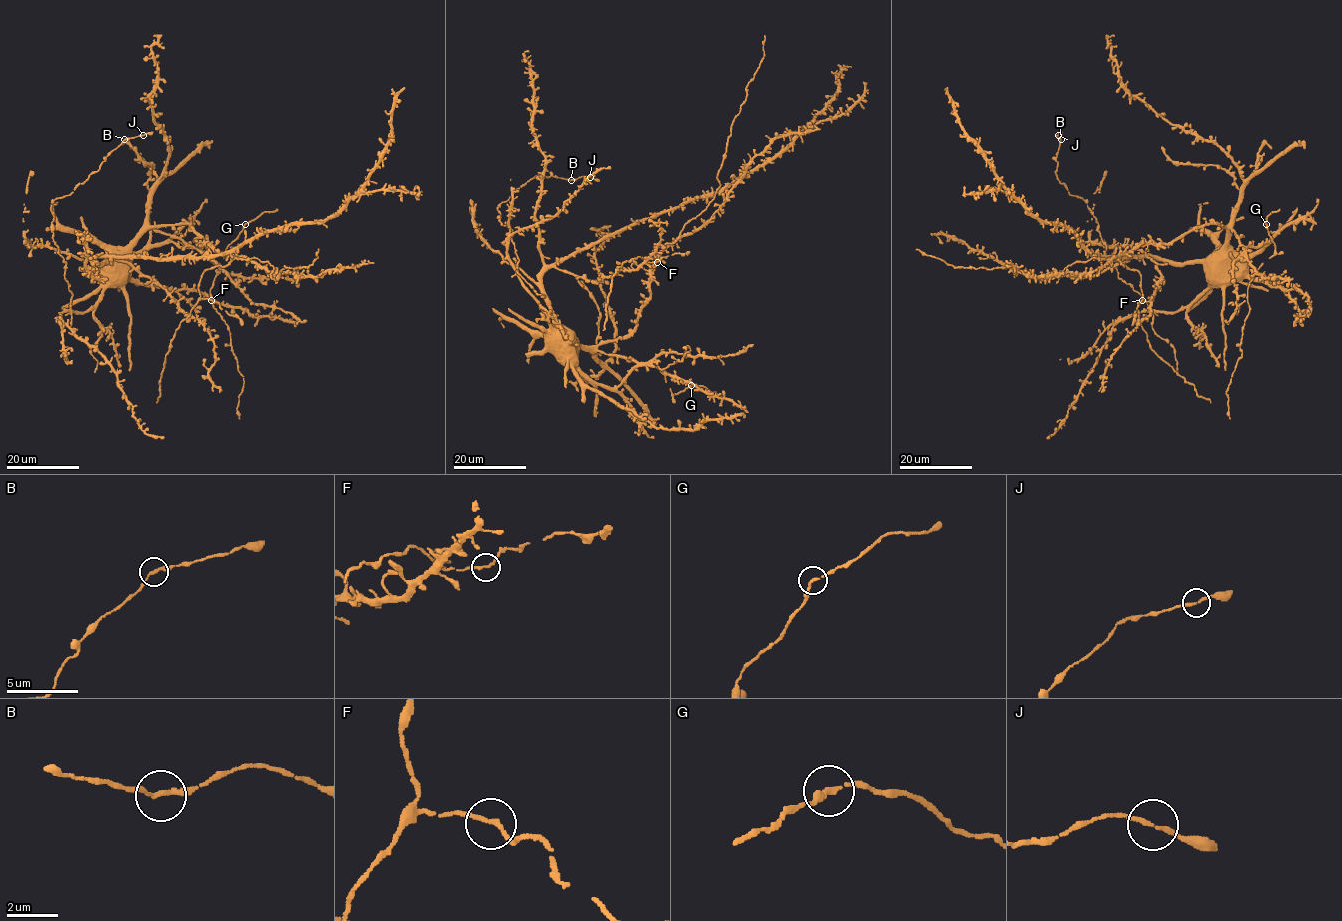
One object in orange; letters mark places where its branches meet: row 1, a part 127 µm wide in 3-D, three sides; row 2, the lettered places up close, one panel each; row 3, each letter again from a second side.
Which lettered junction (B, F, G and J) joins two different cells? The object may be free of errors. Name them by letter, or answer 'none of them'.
none of them

